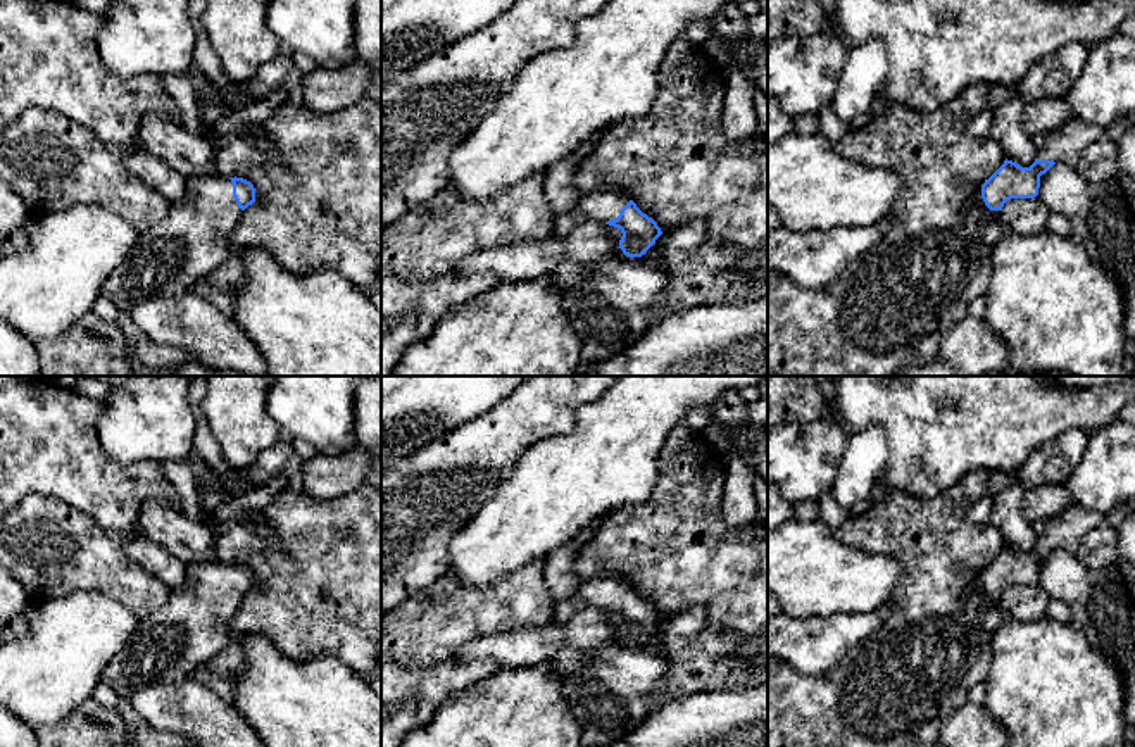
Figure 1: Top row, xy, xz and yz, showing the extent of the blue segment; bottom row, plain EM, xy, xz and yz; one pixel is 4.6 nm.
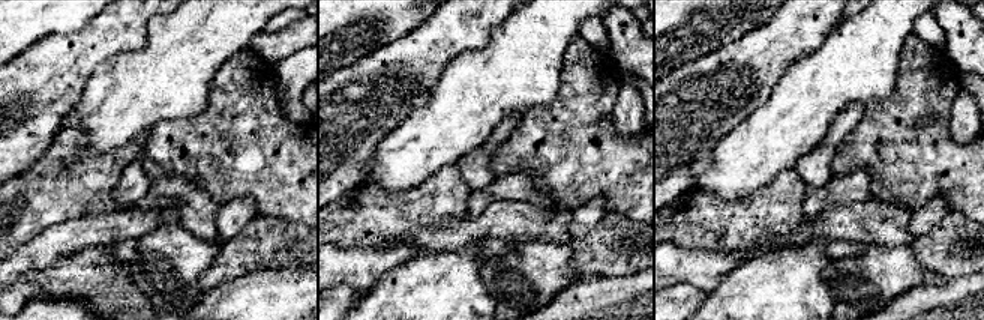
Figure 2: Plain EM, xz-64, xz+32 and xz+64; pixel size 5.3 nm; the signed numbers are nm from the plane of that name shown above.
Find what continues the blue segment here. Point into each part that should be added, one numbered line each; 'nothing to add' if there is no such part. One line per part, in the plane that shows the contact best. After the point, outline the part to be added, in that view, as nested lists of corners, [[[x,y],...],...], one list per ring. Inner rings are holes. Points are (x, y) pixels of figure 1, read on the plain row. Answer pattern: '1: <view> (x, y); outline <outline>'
1: xy (194, 625); outline [[[188,562],[183,583],[162,607],[140,618],[102,680],[128,702],[140,687],[193,676],[231,640],[241,600],[229,564]]]
2: yz (1066, 530); outline [[[1135,500],[1121,504],[1109,512],[1090,511],[1073,502],[1037,535],[1037,545],[1076,552],[1080,542],[1092,528],[1118,530],[1132,511],[1135,511]]]

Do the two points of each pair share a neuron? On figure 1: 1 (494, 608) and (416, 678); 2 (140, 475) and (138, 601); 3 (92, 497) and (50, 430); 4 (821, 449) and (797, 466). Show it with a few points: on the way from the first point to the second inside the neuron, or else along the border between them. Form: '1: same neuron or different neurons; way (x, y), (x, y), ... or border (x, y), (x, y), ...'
1: different neurons; border (445, 661), (425, 666), (399, 665)
2: different neurons; border (97, 520), (111, 530), (130, 530), (137, 525)
3: same neuron; way (85, 480), (52, 447)
4: same neuron; way (816, 449), (802, 461)

